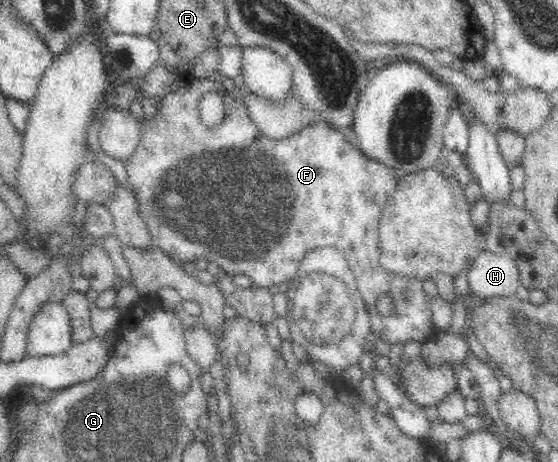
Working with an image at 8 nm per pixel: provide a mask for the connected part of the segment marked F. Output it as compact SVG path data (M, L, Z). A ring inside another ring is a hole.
M192 78L161 98L157 112L150 119L145 118L141 121L140 136L138 139L139 142L133 154L123 161L127 172L127 180L136 198L137 212L140 214L141 220L146 224L150 240L152 240L152 246L159 247L161 252L163 252L165 256L170 257L171 261L177 267L183 267L184 264L195 263L197 260L206 260L209 261L210 264L216 264L218 268L221 268L225 273L229 274L229 276L246 275L257 288L270 289L271 286L279 287L283 284L289 285L291 281L298 279L299 266L304 262L303 258L305 258L309 252L313 252L313 250L317 250L317 248L323 248L323 246L327 246L327 248L333 246L333 248L341 250L341 254L343 254L345 261L347 261L349 268L351 268L353 279L355 279L357 289L361 294L361 299L364 301L370 317L371 331L377 335L377 337L393 345L397 344L397 342L425 342L433 336L434 321L432 318L431 299L428 293L423 289L422 282L419 281L418 278L407 278L403 275L396 276L381 265L379 224L381 213L397 186L397 177L393 169L390 169L387 165L383 164L383 162L367 157L365 153L361 152L361 149L349 142L344 133L332 129L324 121L315 121L302 126L299 130L296 130L293 134L285 138L279 140L267 138L253 124L253 121L248 115L248 110L245 108L245 103L241 101L241 98L229 96L229 91L223 88L221 81L218 80L215 82L212 78ZM207 92L218 94L222 98L224 106L221 122L213 126L203 123L201 115L199 115L201 98L203 98L203 95L207 94ZM221 210L231 210L231 218L229 218L227 214L223 214ZM408 289L410 291L410 300L405 300L405 292L408 292ZM382 297L389 297L389 299L393 301L391 314L382 314L380 310L378 310L378 301Z

